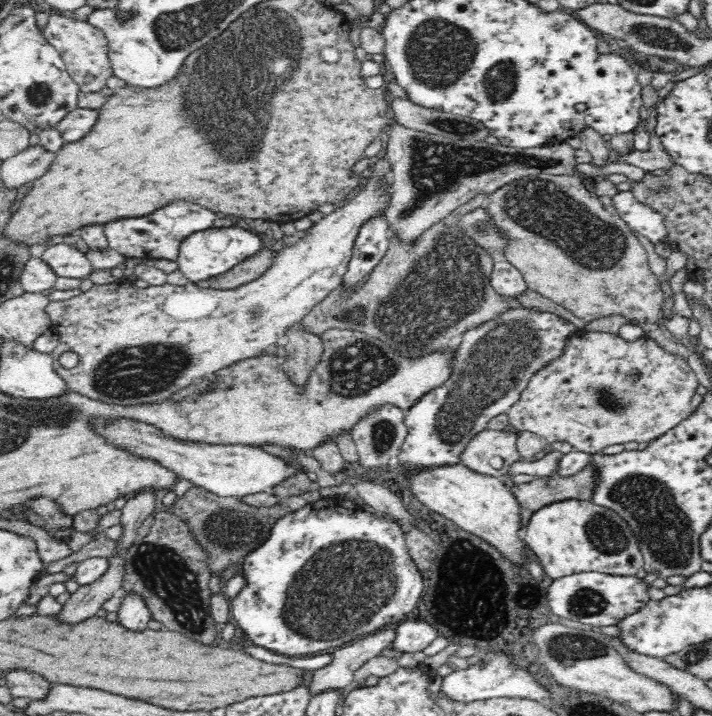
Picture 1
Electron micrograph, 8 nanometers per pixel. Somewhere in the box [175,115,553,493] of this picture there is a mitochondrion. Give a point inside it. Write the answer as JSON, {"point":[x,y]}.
{"point":[452,268]}

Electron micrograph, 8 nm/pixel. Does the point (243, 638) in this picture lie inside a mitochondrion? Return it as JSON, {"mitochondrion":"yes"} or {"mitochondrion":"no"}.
{"mitochondrion":"no"}

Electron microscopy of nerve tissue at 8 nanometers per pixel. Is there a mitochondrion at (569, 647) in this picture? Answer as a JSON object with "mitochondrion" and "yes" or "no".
{"mitochondrion":"yes"}

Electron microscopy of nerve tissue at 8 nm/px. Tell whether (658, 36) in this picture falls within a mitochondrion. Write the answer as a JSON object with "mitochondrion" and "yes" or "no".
{"mitochondrion":"yes"}

